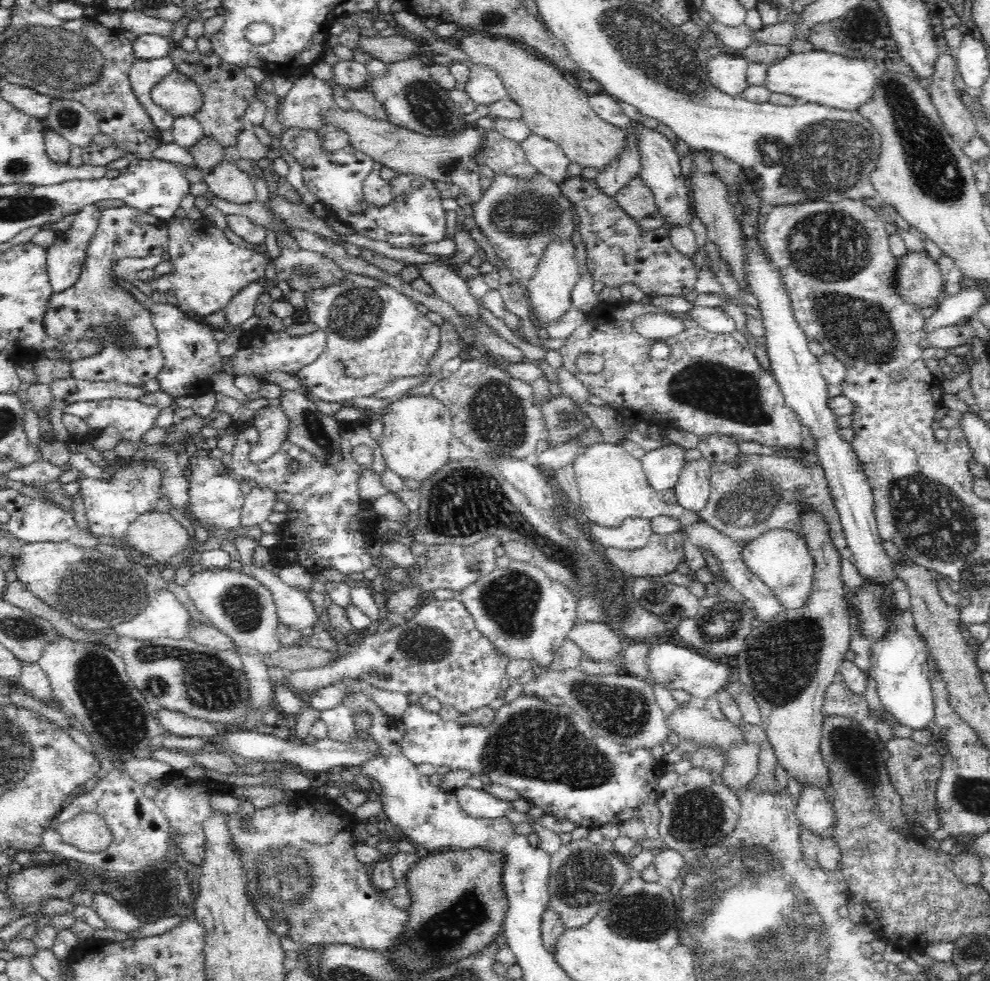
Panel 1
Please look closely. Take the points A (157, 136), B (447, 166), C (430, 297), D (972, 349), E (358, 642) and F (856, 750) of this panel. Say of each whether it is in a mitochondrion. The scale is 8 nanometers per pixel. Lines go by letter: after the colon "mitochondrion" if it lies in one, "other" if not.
A: other
B: mitochondrion
C: other
D: other
E: other
F: mitochondrion

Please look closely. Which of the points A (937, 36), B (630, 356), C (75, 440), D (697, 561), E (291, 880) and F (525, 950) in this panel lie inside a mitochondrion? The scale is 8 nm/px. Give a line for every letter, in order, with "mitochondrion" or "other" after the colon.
A: other
B: other
C: other
D: other
E: mitochondrion
F: other

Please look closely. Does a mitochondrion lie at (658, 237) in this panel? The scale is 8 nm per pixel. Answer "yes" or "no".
no

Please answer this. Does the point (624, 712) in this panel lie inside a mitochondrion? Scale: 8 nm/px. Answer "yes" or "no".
yes

